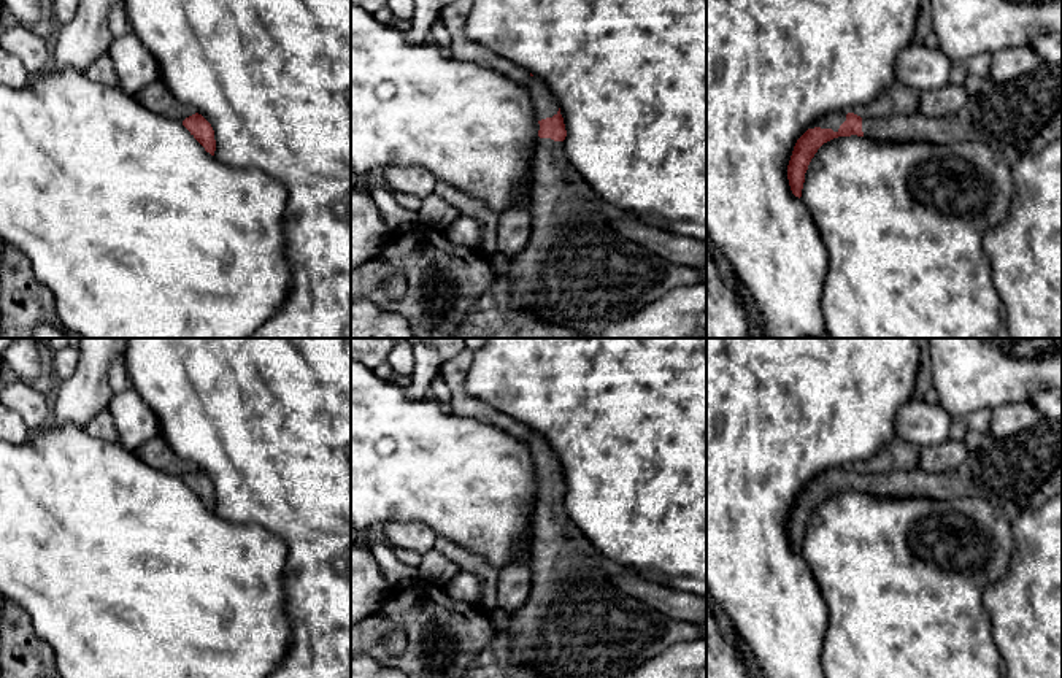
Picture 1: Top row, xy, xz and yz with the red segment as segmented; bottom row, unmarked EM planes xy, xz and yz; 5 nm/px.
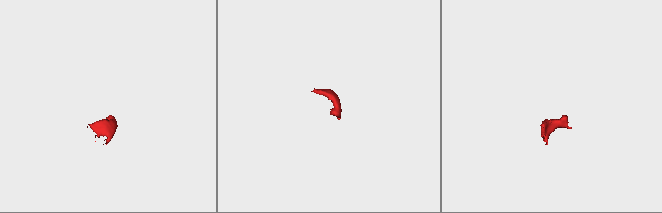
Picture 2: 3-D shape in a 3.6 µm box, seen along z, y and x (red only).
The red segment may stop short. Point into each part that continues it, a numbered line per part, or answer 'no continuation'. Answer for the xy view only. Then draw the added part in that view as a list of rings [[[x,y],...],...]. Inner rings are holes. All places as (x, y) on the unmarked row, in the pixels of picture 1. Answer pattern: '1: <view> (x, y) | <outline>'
no continuation

